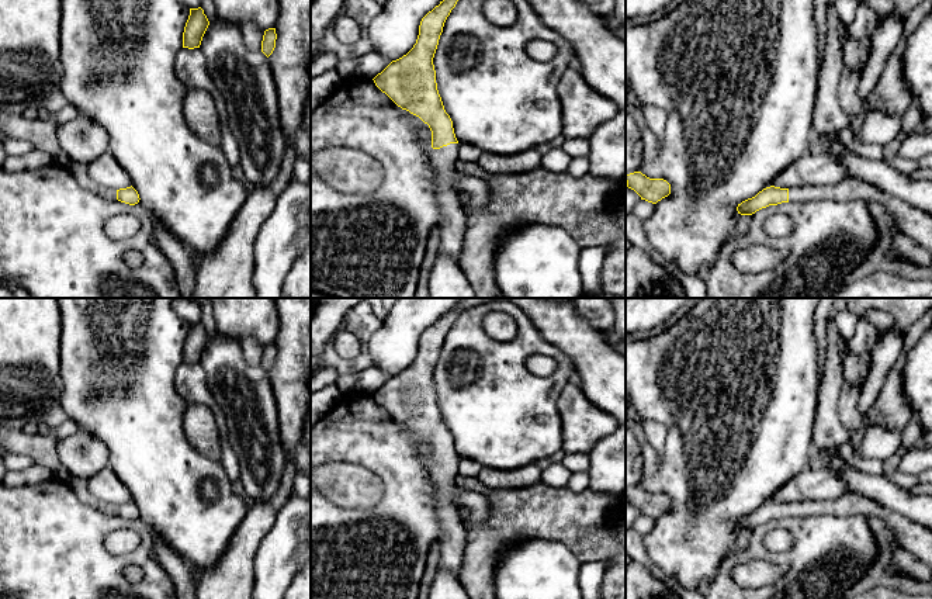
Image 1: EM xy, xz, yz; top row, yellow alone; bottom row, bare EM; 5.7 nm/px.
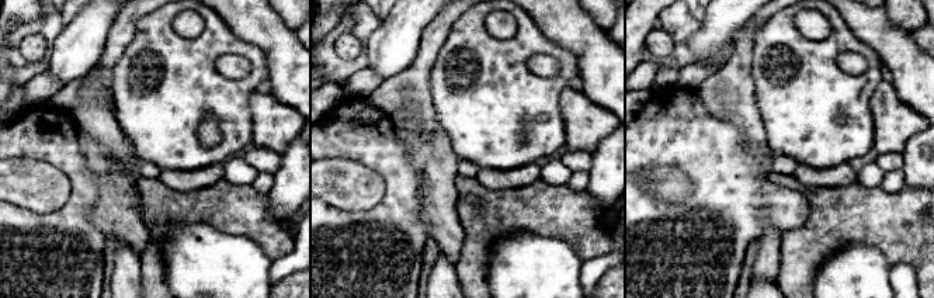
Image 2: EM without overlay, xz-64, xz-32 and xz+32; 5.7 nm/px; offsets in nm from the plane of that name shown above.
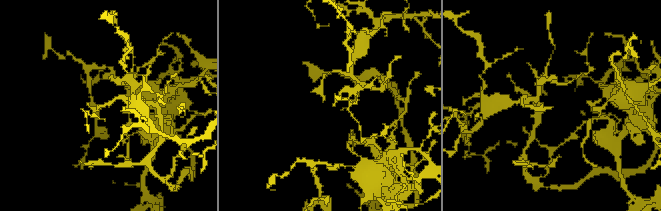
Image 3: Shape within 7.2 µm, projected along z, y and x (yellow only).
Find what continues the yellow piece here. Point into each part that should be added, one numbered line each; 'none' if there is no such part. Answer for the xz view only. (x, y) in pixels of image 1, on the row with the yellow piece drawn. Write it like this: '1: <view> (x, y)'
1: xz (453, 221)

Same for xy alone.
1: xy (79, 172)

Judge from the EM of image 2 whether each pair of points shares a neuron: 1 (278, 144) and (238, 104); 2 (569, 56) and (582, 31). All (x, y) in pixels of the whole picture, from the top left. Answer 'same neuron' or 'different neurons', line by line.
1: different neurons
2: different neurons

